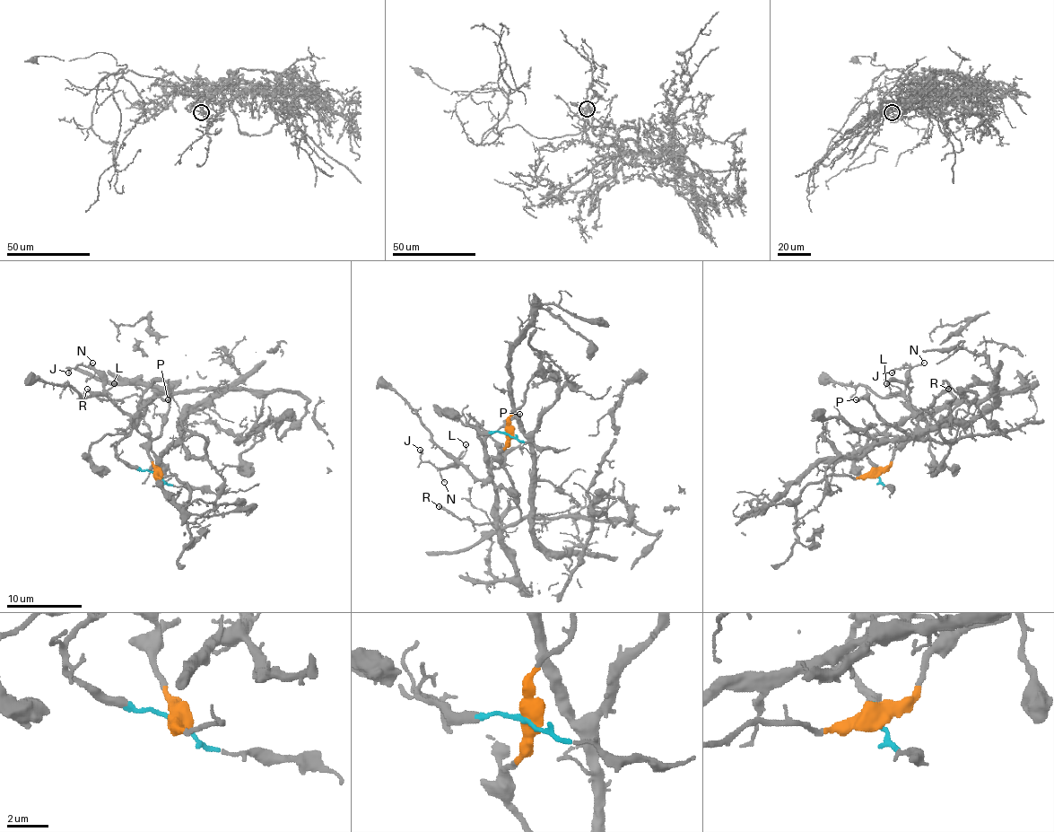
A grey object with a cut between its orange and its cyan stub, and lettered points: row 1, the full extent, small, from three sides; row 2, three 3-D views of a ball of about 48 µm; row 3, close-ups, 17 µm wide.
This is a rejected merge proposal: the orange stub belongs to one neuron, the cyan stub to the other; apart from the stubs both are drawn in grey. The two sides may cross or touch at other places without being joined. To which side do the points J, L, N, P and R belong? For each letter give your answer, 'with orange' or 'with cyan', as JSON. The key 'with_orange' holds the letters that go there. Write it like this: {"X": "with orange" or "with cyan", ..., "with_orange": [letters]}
{"J": "with cyan", "L": "with cyan", "N": "with cyan", "P": "with cyan", "R": "with cyan", "with_orange": []}

